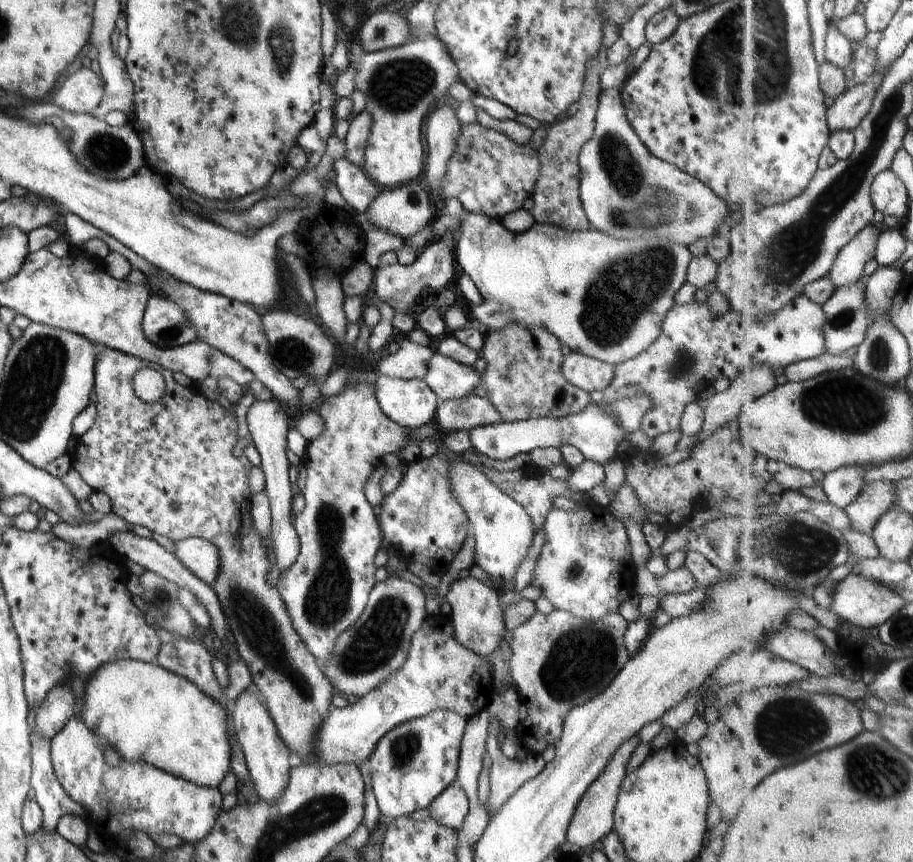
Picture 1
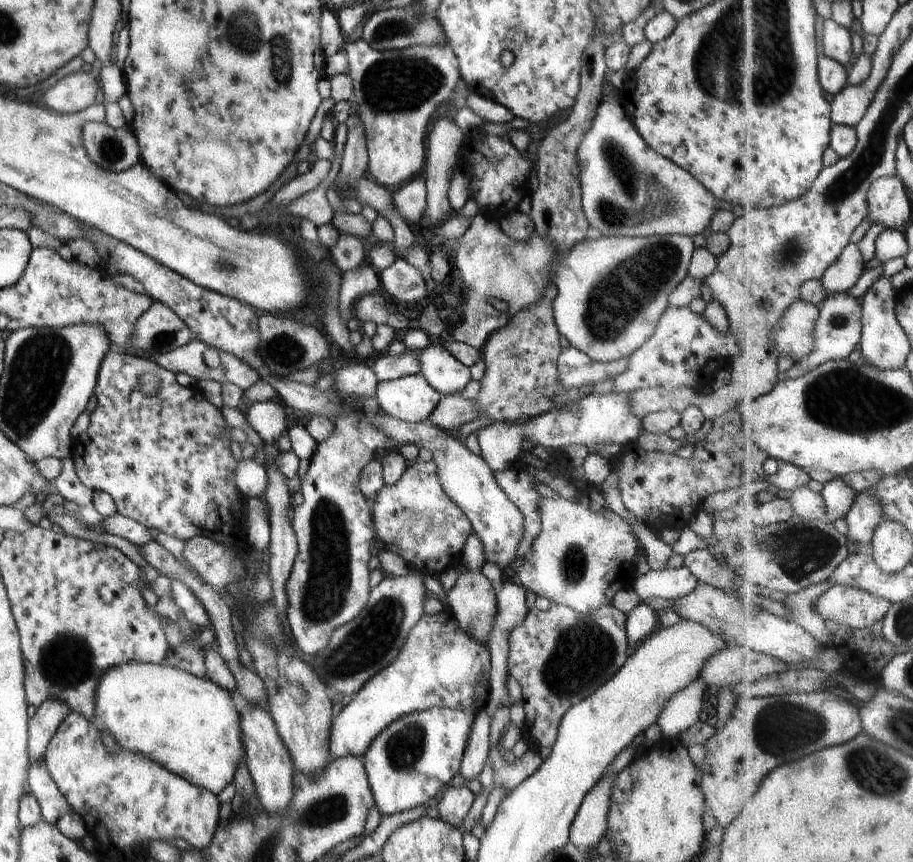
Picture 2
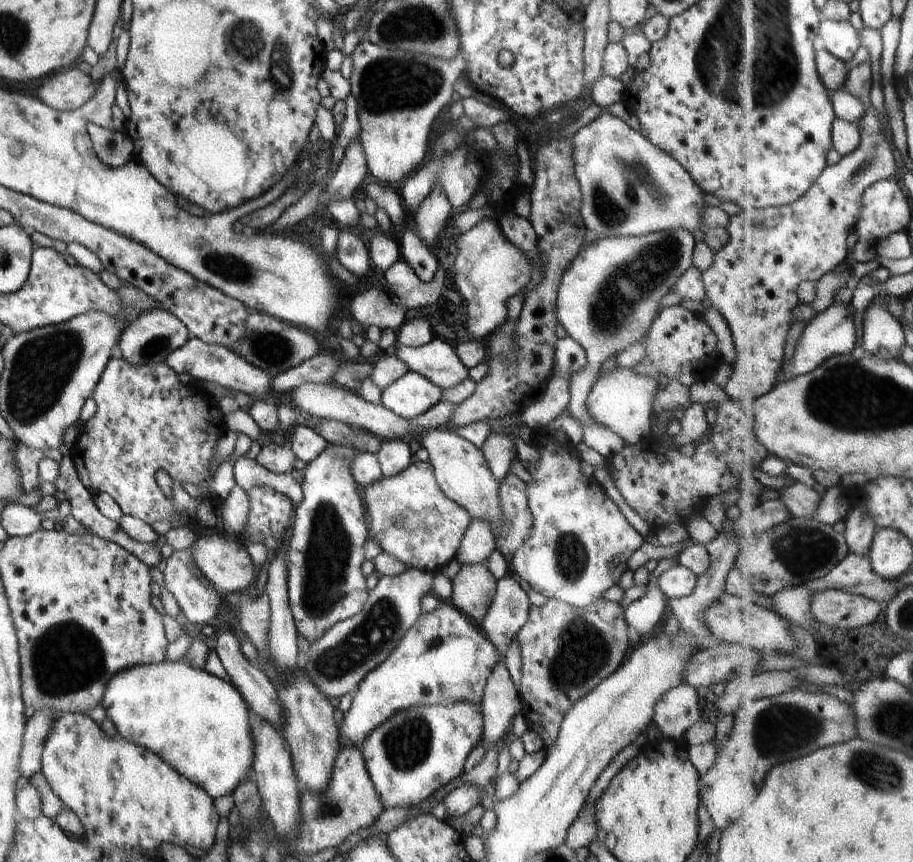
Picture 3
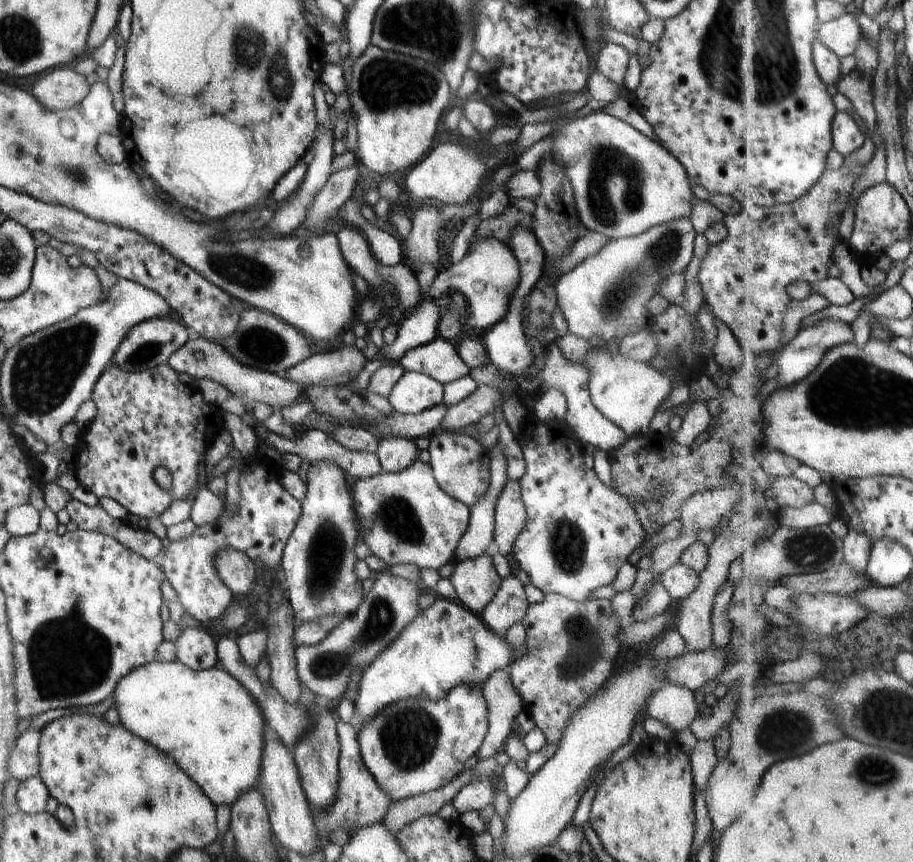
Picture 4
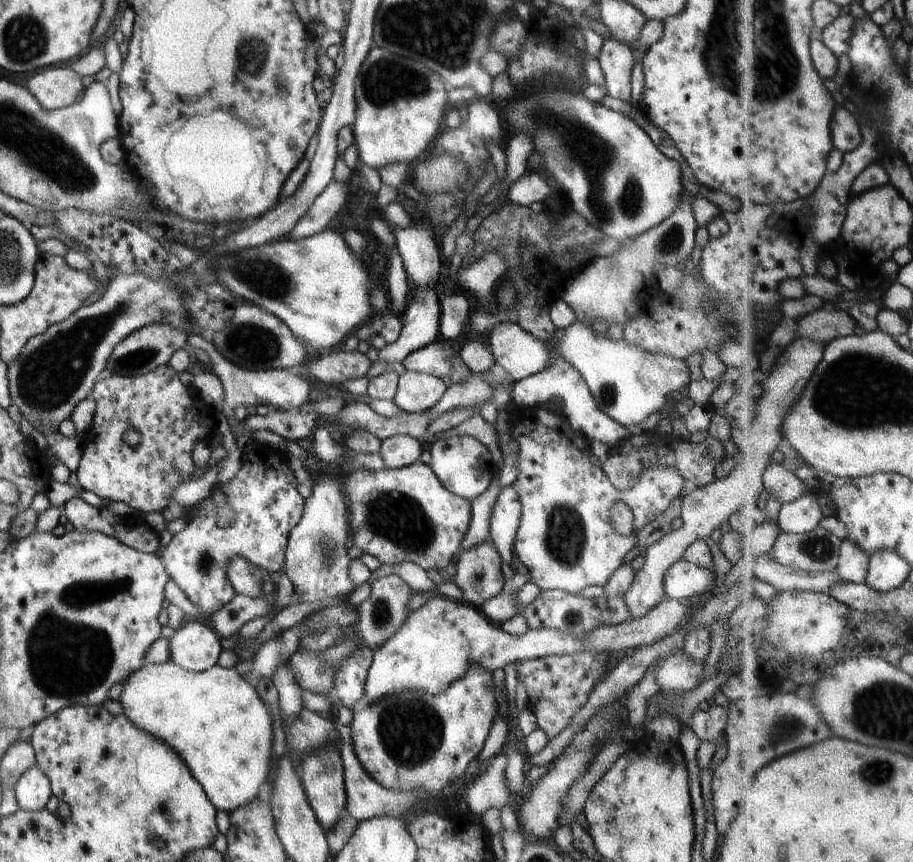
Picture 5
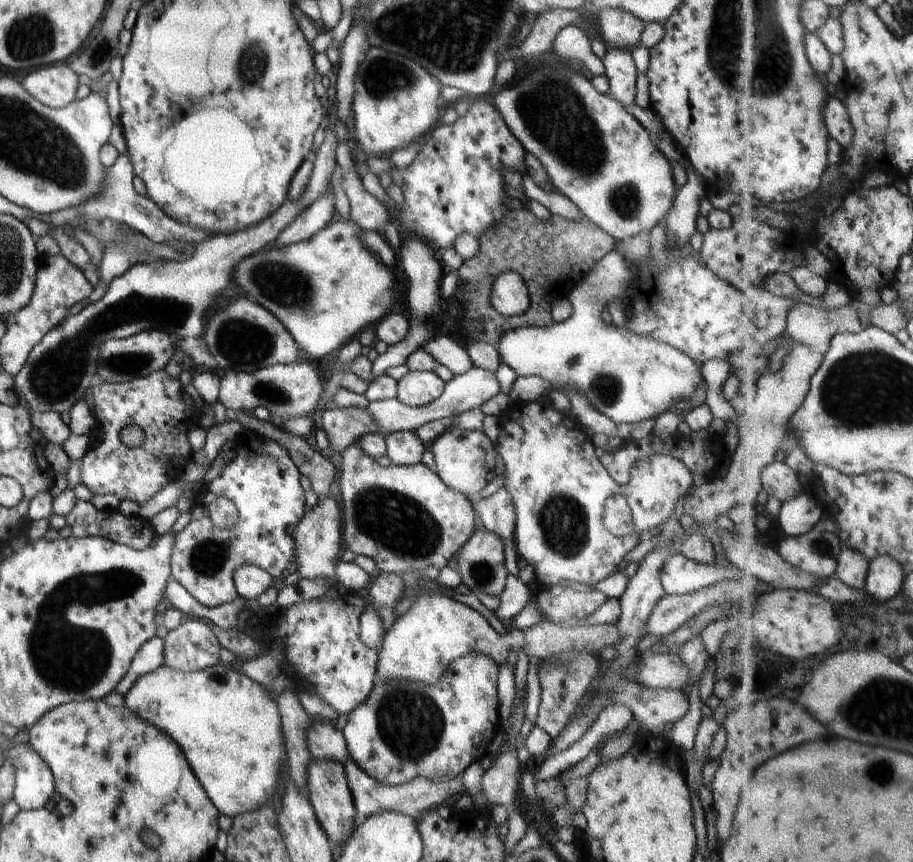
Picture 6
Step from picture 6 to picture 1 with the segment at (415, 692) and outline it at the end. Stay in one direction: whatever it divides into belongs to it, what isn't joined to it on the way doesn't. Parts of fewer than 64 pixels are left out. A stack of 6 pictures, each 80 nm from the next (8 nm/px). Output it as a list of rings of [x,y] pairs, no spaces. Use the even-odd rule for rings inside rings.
[[[434,710],[434,712],[425,716],[398,724],[388,734],[384,734],[383,738],[380,738],[380,742],[374,746],[368,760],[361,766],[369,764],[369,773],[372,780],[370,786],[372,786],[372,792],[378,802],[381,815],[388,819],[411,817],[414,812],[427,809],[446,788],[456,783],[460,746],[464,738],[464,732],[466,732],[466,722],[468,722],[468,718],[464,718],[456,712]]]

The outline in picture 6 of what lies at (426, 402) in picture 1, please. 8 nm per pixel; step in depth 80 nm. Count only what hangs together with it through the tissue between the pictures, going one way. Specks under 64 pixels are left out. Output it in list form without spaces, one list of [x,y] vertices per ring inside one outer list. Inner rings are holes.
[[[410,371],[397,381],[397,398],[406,406],[426,406],[440,398],[445,388],[446,382],[434,372]]]

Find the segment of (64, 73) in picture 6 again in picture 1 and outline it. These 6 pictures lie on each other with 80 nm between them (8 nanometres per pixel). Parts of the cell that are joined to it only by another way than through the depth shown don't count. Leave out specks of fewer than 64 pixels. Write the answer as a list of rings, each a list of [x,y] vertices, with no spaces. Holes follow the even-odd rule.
[[[82,67],[66,77],[63,86],[56,91],[54,102],[68,112],[88,115],[104,98],[102,81],[92,69]]]

